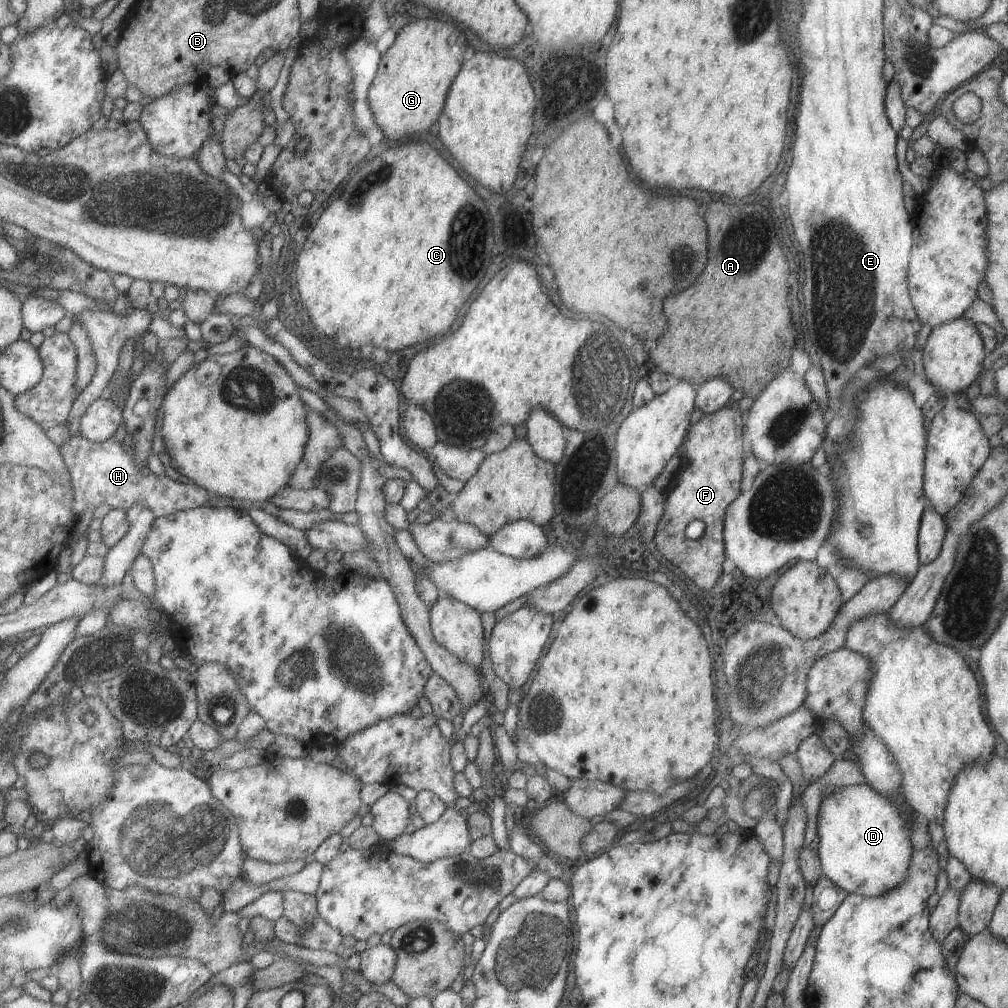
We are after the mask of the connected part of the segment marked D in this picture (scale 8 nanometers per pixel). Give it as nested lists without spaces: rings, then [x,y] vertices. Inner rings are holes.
[[[866,783],[837,789],[821,800],[816,816],[816,834],[819,840],[816,853],[822,874],[835,886],[842,888],[846,894],[859,894],[859,896],[881,896],[887,890],[901,886],[907,878],[907,868],[911,858],[907,824],[903,822],[895,806]]]

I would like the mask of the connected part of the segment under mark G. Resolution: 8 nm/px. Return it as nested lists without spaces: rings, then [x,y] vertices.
[[[435,18],[415,20],[398,32],[395,42],[382,54],[380,68],[368,91],[375,124],[388,144],[405,142],[407,134],[423,134],[441,118],[449,88],[463,70],[467,36],[453,22]]]

